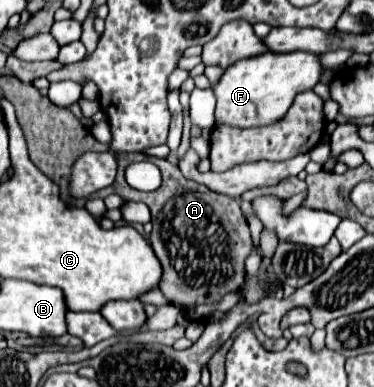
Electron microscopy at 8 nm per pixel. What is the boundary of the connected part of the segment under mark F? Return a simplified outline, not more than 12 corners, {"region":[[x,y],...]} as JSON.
{"region":[[264,52],[232,64],[216,124],[280,120],[326,66],[316,52]]}

